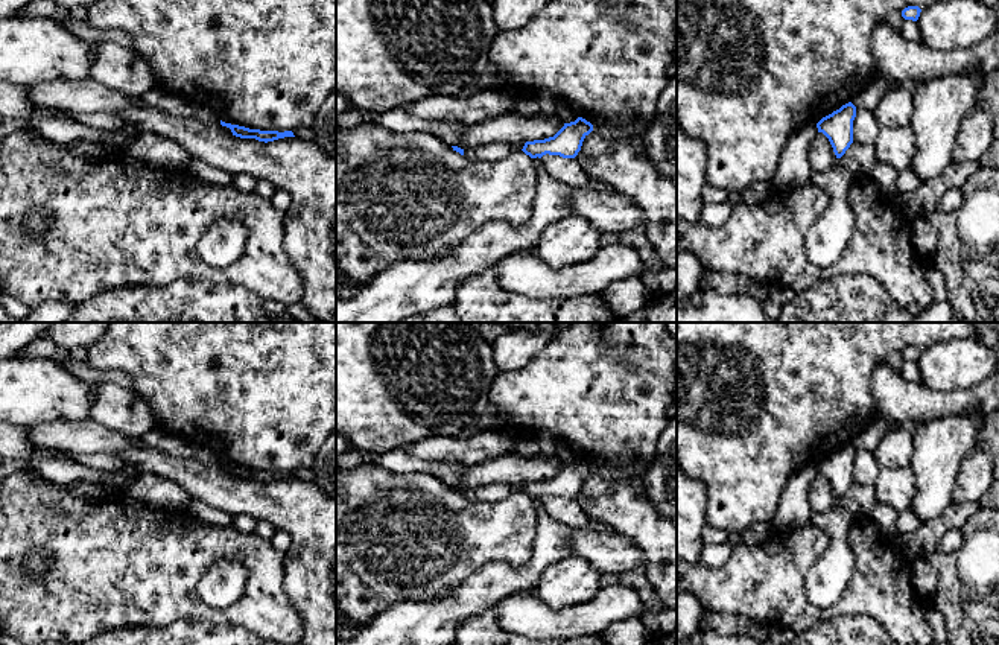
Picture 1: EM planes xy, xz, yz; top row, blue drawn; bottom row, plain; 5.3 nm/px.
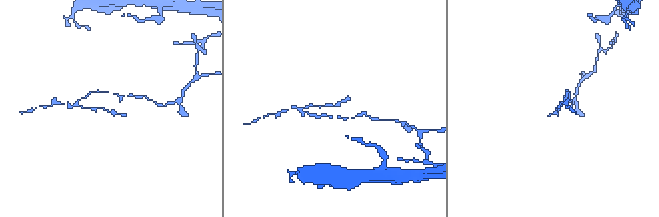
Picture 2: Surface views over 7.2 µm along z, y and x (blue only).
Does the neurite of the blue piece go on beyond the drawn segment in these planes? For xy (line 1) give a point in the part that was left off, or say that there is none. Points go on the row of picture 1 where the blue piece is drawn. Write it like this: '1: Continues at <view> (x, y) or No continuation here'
1: No continuation here

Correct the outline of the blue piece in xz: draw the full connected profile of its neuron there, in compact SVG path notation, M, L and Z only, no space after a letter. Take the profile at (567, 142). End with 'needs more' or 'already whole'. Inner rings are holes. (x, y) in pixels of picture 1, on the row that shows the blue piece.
M582 117L564 126L553 135L544 140L526 141L523 152L531 158L543 155L560 155L563 158L575 158L581 151L584 138L593 131L593 125Z; already whole

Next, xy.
M220 120L220 125L230 128L233 135L236 135L236 137L255 138L255 140L265 141L265 143L274 141L274 140L278 140L278 138L284 138L284 137L295 137L292 131L278 132L278 131L249 129L249 128L245 128L245 126L225 123L222 120Z; already whole

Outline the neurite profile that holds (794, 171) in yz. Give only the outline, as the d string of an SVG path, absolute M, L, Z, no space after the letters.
M807 123L789 135L777 166L777 172L769 184L782 192L812 186L812 169L809 163L809 146L818 134L817 123Z

